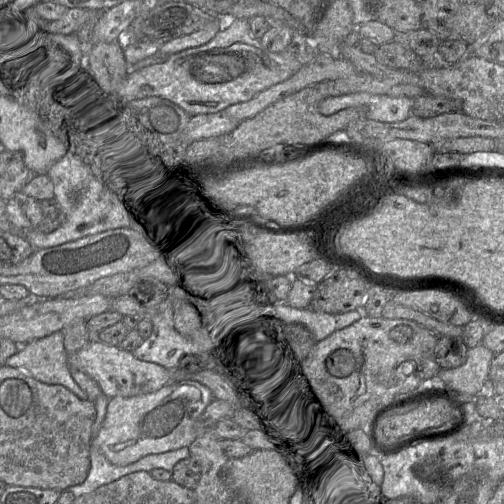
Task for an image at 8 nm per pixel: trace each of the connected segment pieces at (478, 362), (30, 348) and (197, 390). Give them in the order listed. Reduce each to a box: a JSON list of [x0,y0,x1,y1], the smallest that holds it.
[[437,344,496,397],[6,331,88,399],[93,380,214,466]]

